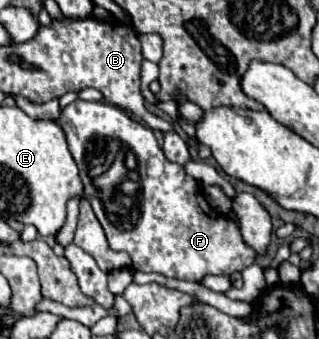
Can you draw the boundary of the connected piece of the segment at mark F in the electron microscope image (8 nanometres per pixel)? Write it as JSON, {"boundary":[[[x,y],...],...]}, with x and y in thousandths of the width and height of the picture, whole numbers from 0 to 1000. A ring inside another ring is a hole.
{"boundary":[[[235,295],[191,319],[179,366],[210,401],[216,442],[266,543],[266,584],[285,596],[342,726],[398,743],[417,767],[417,796],[624,832],[655,808],[724,814],[730,802],[762,802],[799,773],[806,749],[762,714],[737,655],[674,625],[649,602],[630,543],[592,519],[574,490],[511,460],[473,378],[404,348],[354,307],[266,295]],[[392,460],[423,466],[423,496],[404,501],[404,525],[436,549],[417,614],[386,614],[367,602],[373,590],[354,590],[354,578],[379,572],[373,560],[335,566],[304,543],[304,525],[335,501],[348,472],[392,472]]]}

